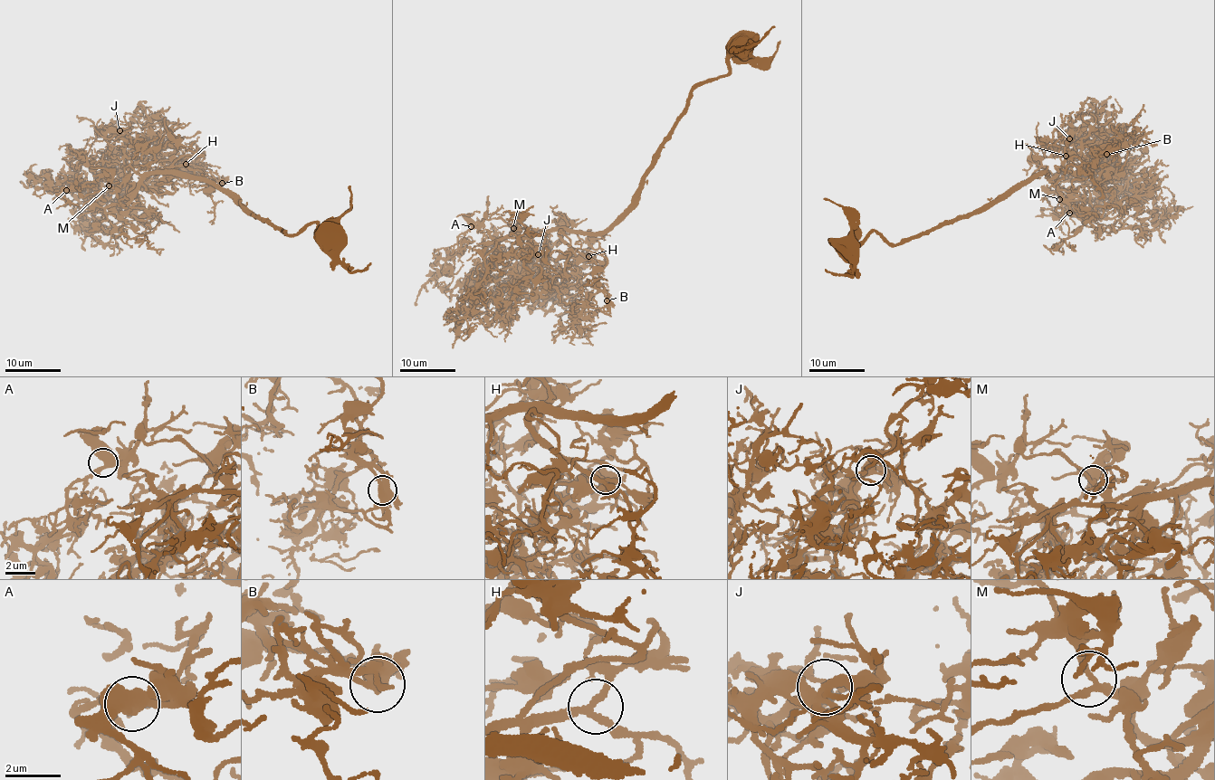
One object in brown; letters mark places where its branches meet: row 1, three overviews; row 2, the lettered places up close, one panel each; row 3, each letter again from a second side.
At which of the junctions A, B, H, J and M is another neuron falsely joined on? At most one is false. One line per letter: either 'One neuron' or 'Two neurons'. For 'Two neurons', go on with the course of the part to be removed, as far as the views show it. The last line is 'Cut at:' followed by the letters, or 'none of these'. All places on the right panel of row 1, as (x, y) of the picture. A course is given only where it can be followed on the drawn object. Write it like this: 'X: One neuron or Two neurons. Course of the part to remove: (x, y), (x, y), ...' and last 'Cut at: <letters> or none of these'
A: One neuron
B: One neuron
H: One neuron
J: One neuron
M: One neuron
Cut at: none of these

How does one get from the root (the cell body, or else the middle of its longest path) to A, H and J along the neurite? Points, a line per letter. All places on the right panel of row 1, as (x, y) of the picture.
A: (845, 245), (874, 231), (889, 243), (918, 238), (1040, 171), (1065, 197), (1057, 214), (1069, 213)
H: (845, 245), (849, 248), (874, 231), (889, 243), (918, 238), (968, 218), (1040, 171), (1055, 177), (1066, 156)
J: (845, 245), (874, 231), (898, 245), (968, 218), (1040, 171), (1053, 182), (1039, 158), (1056, 156), (1069, 138)

